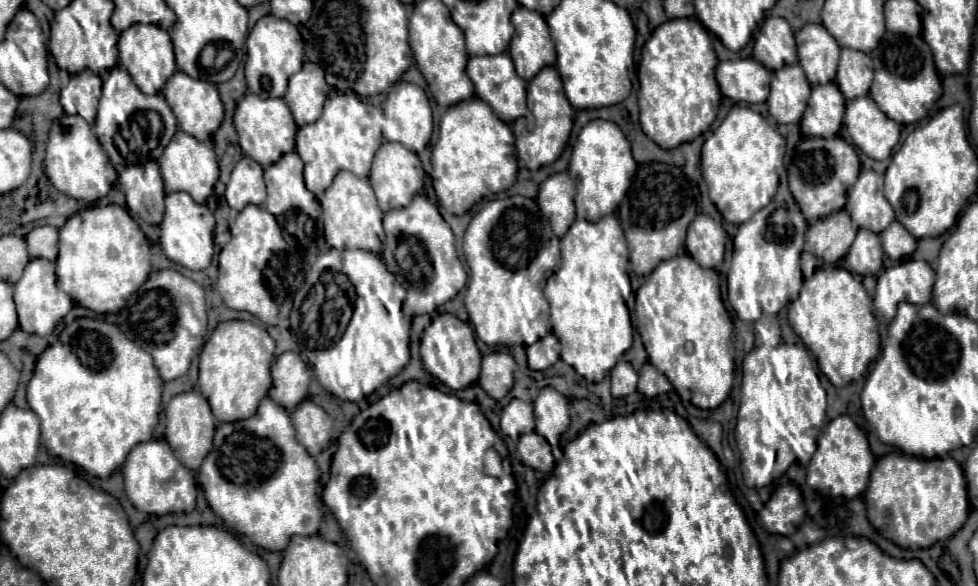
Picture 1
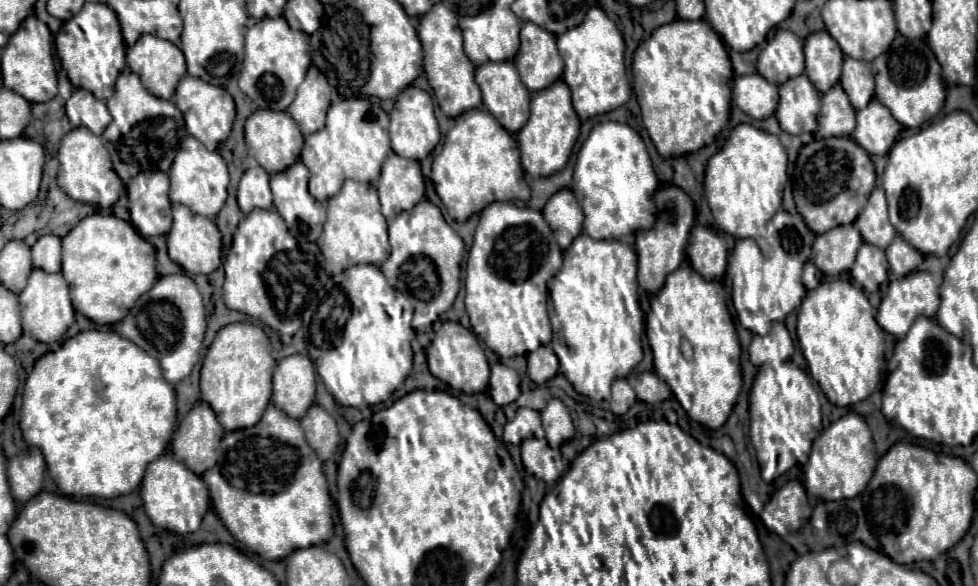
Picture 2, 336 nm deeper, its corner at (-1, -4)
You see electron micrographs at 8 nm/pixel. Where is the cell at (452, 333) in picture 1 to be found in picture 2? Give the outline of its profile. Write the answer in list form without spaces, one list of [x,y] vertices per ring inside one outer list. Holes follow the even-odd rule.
[[[445,322],[441,326],[435,340],[427,348],[427,362],[429,362],[431,374],[441,382],[449,384],[453,390],[461,390],[465,394],[477,394],[487,388],[489,364],[483,354],[483,348],[479,346],[477,336],[471,330],[463,328],[457,322]]]

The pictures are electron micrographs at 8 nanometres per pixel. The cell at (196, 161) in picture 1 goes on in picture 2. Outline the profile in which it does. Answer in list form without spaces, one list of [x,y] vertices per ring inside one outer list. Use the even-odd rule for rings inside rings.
[[[187,136],[181,142],[179,154],[175,156],[175,162],[169,170],[169,180],[171,180],[171,190],[169,190],[171,202],[183,204],[191,212],[207,216],[207,218],[215,218],[227,198],[229,174],[227,174],[225,160],[221,158],[219,152],[205,150],[205,146],[193,136]]]

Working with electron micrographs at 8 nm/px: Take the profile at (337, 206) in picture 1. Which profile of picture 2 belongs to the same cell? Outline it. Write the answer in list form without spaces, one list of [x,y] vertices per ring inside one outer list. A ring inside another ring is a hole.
[[[345,180],[343,188],[337,196],[329,198],[327,204],[327,222],[323,226],[323,234],[319,238],[319,248],[325,262],[337,270],[353,264],[383,264],[389,256],[389,238],[387,238],[387,222],[379,210],[377,190],[371,184]]]

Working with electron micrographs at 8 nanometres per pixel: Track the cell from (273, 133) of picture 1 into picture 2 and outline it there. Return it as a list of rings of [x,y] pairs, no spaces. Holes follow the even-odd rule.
[[[261,108],[261,110],[255,110],[245,122],[245,144],[247,144],[249,156],[253,156],[259,162],[259,166],[263,166],[269,174],[275,174],[299,160],[299,152],[303,146],[303,134],[297,122],[287,112]]]

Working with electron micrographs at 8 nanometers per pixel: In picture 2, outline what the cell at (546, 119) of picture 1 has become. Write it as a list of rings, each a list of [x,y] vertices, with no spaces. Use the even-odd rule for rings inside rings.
[[[557,80],[549,88],[535,92],[531,98],[531,118],[517,134],[521,164],[525,172],[531,174],[533,178],[539,178],[563,170],[577,136],[579,136],[579,118],[571,106],[571,90],[567,90],[567,84],[563,80]]]

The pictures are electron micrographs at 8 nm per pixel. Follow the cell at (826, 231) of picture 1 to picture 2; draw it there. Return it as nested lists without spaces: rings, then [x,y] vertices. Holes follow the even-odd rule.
[[[853,224],[831,228],[827,234],[819,234],[815,238],[813,262],[823,274],[837,276],[841,272],[851,270],[855,262],[855,254],[861,244],[863,238]]]

